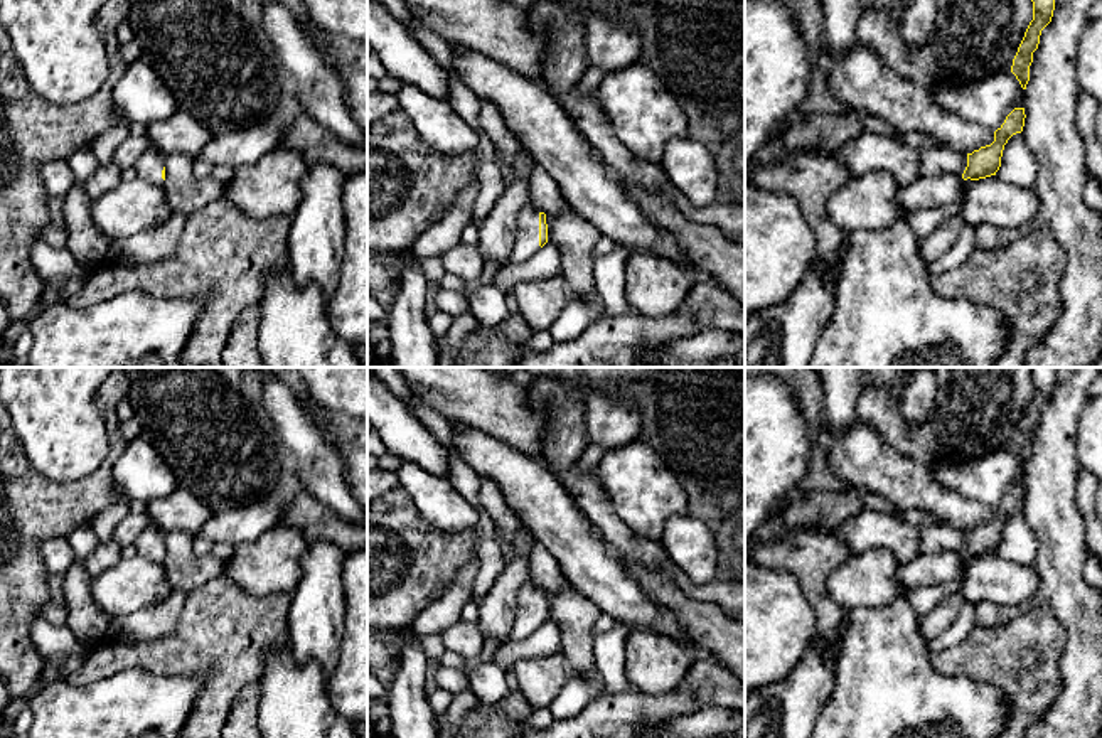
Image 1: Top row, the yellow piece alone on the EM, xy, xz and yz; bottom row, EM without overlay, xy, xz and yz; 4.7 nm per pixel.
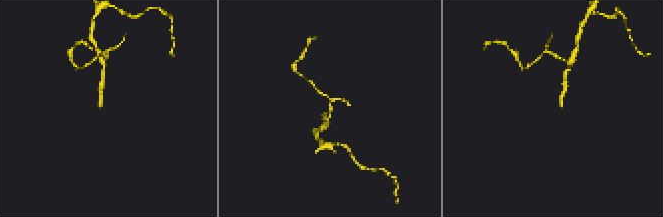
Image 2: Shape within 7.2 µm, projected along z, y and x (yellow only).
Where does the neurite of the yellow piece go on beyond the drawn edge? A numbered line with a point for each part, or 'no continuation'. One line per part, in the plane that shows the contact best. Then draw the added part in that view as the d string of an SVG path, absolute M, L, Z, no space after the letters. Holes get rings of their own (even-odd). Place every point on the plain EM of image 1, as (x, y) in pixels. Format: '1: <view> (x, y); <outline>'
1: xz (526, 620); M529 580L517 590L517 605L511 640L519 642L532 635L539 628L539 586Z

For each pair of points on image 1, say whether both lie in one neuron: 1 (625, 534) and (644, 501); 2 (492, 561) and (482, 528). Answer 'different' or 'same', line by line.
1: different
2: same

